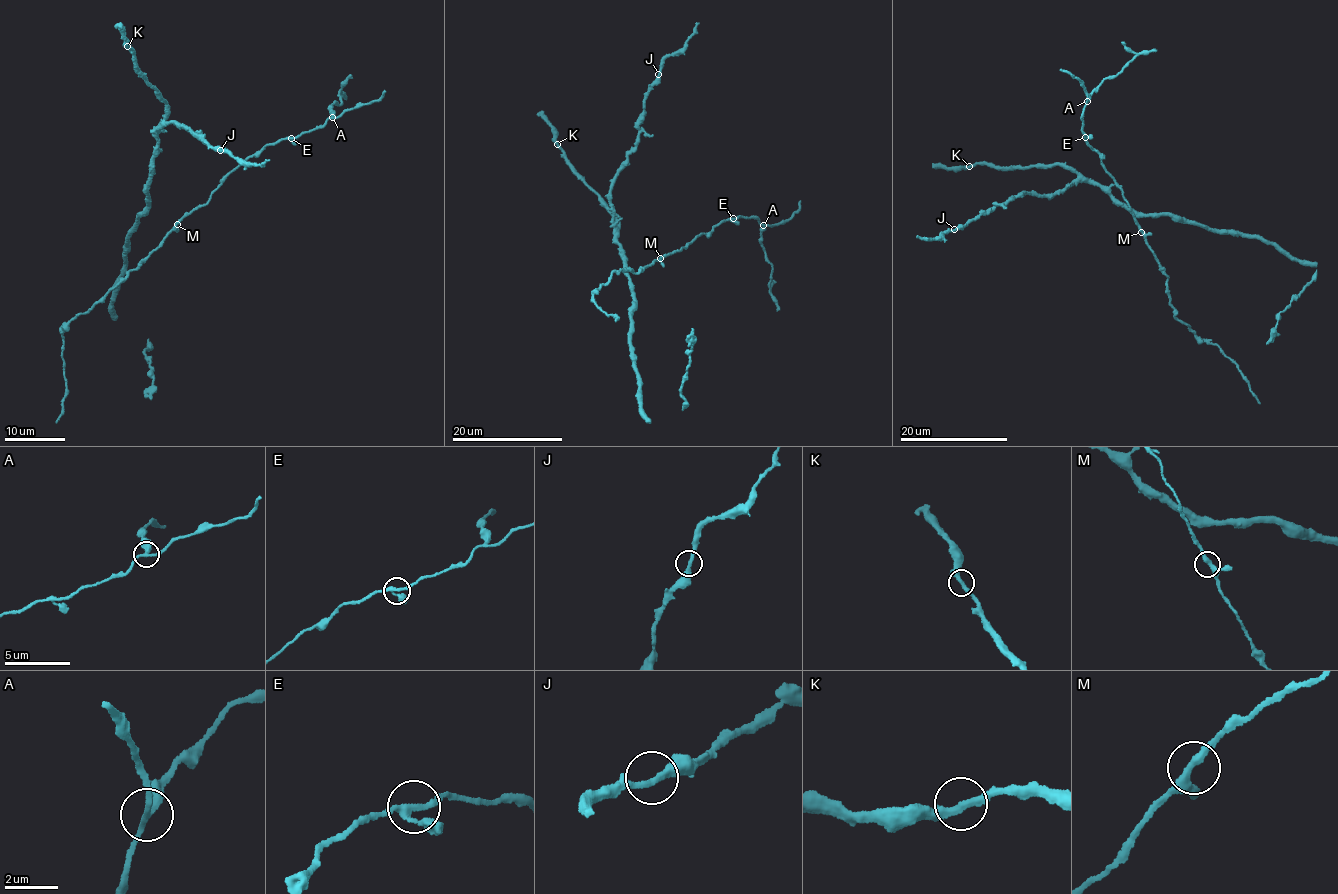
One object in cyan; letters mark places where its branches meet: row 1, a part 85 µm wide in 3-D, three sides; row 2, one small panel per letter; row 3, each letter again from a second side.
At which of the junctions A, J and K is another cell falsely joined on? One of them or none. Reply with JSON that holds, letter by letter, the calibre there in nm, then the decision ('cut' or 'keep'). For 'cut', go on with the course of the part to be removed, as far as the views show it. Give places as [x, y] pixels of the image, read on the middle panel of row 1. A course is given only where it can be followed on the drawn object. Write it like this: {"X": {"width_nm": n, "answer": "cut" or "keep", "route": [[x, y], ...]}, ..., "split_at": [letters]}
{"A": {"width_nm": 240, "answer": "cut", "route": [[764, 225], [753, 217], [723, 220], [636, 273], [612, 272], [593, 295], [615, 321]]}, "J": {"width_nm": 280, "answer": "keep"}, "K": {"width_nm": 260, "answer": "keep"}, "split_at": ["A"]}

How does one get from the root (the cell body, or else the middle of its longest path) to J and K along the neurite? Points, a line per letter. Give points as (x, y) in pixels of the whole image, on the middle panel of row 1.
J: (629, 278), (626, 259), (614, 237), (610, 190), (612, 180), (639, 137), (640, 115), (646, 94), (658, 74)
K: (629, 278), (611, 210), (573, 168), (557, 144)

